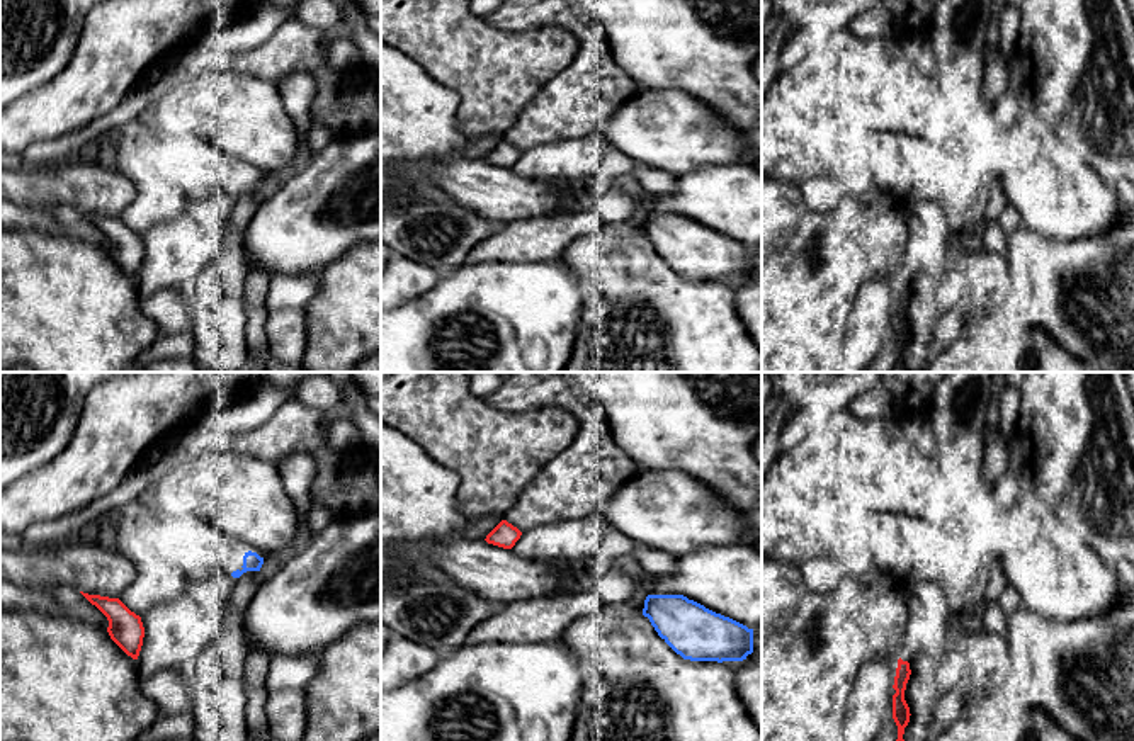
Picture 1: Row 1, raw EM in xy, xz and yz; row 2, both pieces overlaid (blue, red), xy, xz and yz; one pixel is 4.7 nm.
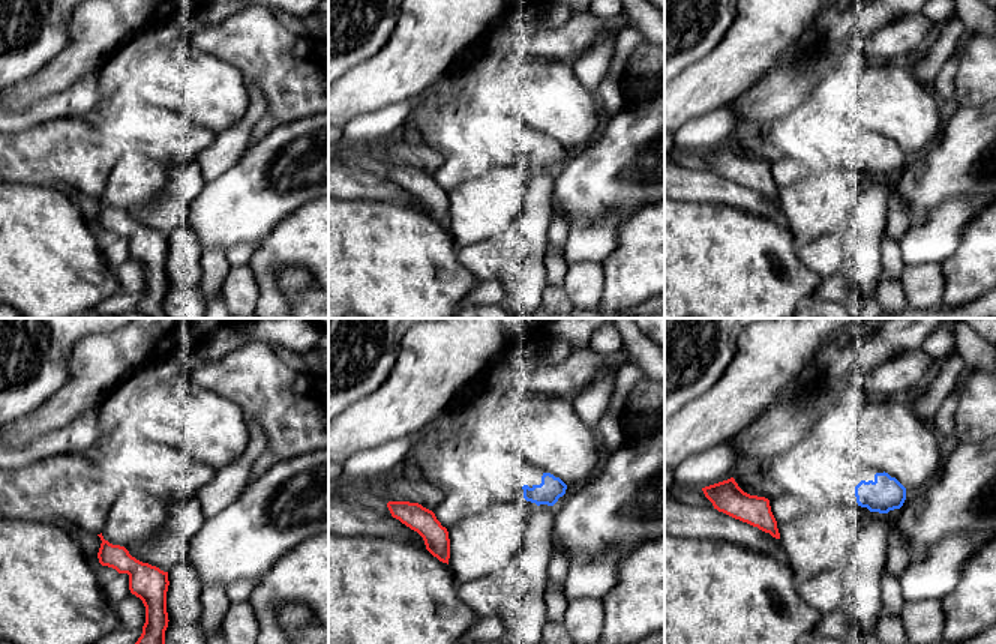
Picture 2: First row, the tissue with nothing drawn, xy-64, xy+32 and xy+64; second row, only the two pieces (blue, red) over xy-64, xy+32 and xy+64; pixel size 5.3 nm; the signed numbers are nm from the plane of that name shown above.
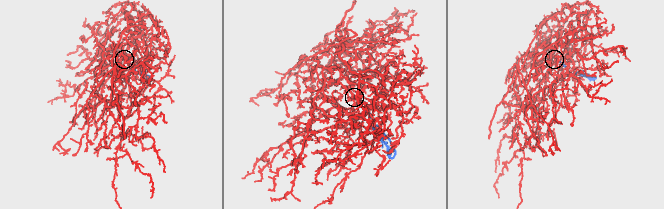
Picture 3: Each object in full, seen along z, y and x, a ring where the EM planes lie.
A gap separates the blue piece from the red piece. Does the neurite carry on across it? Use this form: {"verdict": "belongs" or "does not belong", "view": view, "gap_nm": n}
{"verdict": "does not belong", "view": "xy", "gap_nm": 480}

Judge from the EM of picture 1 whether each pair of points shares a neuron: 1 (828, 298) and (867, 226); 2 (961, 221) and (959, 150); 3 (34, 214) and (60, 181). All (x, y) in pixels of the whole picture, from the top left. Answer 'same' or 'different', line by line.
1: same
2: same
3: different

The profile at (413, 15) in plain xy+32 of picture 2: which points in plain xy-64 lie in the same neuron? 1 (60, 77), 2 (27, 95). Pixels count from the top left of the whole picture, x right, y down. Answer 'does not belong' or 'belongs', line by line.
1: belongs
2: belongs

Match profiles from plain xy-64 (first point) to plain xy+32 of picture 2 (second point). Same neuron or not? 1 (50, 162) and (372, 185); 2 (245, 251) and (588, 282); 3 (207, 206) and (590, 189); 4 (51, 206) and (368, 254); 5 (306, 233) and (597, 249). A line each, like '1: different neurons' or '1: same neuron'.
1: different neurons
2: different neurons
3: same neuron
4: same neuron
5: different neurons

